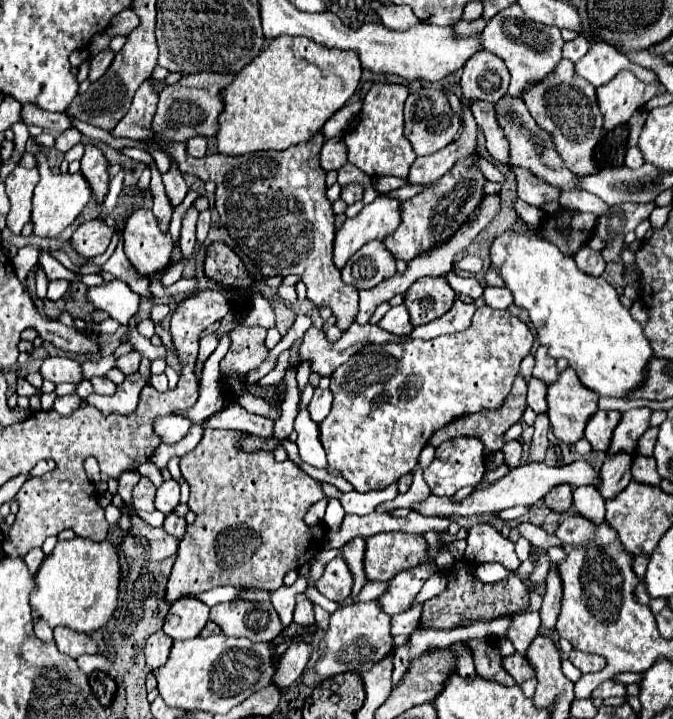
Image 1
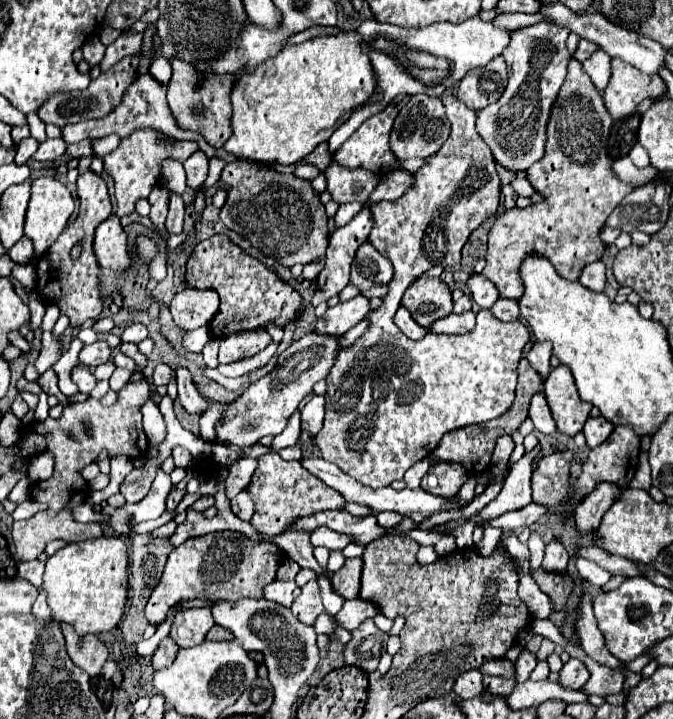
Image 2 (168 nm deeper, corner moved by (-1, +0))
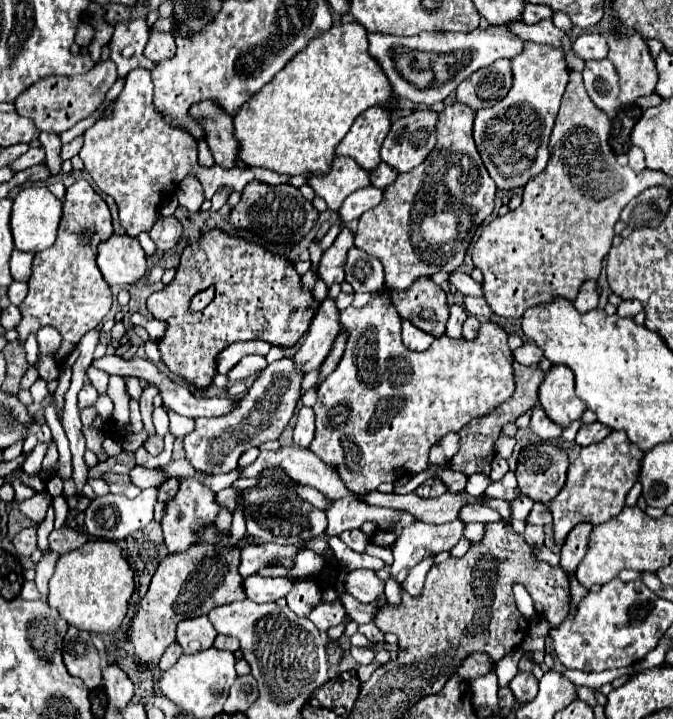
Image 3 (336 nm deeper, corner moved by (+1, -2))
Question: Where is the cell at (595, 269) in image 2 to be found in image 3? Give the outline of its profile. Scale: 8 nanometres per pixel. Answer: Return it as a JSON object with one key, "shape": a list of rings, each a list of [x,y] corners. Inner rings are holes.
{"shape":[[[588,280],[582,284],[574,300],[574,306],[578,312],[590,312],[598,306],[598,282],[596,280]]]}

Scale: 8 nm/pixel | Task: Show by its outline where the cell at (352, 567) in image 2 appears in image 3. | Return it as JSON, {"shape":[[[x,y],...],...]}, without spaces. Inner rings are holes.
{"shape":[[[350,570],[342,572],[340,578],[348,594],[352,594],[358,602],[374,602],[384,596],[384,582],[376,576],[374,570]]]}

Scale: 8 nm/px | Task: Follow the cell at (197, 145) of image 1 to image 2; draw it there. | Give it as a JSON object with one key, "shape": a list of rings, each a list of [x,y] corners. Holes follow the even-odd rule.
{"shape":[[[202,150],[194,152],[186,162],[184,162],[184,170],[186,170],[186,180],[188,186],[192,190],[200,190],[206,176],[208,176],[208,158]]]}

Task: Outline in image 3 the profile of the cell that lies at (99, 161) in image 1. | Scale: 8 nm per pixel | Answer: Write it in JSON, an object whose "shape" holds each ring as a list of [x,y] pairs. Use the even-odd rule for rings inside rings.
{"shape":[[[76,180],[64,196],[64,216],[60,220],[56,242],[52,248],[34,254],[28,296],[20,306],[22,322],[16,326],[20,342],[42,326],[54,326],[62,334],[62,346],[56,352],[56,360],[62,362],[74,350],[78,340],[102,322],[112,306],[112,292],[96,264],[96,246],[110,234],[112,220],[106,202],[92,190],[88,180]]]}

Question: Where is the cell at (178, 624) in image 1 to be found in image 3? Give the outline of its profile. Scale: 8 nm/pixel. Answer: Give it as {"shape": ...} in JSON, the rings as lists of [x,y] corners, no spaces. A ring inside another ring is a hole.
{"shape":[[[206,616],[186,618],[178,624],[176,642],[182,646],[184,654],[190,655],[204,650],[204,648],[210,648],[216,634],[218,632],[214,630],[212,622]]]}

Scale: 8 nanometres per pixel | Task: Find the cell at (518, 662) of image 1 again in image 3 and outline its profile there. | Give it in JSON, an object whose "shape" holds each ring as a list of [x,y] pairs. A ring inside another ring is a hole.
{"shape":[[[472,654],[464,660],[464,664],[458,668],[458,676],[464,680],[476,680],[478,676],[484,676],[488,672],[494,672],[494,662],[486,654]]]}

